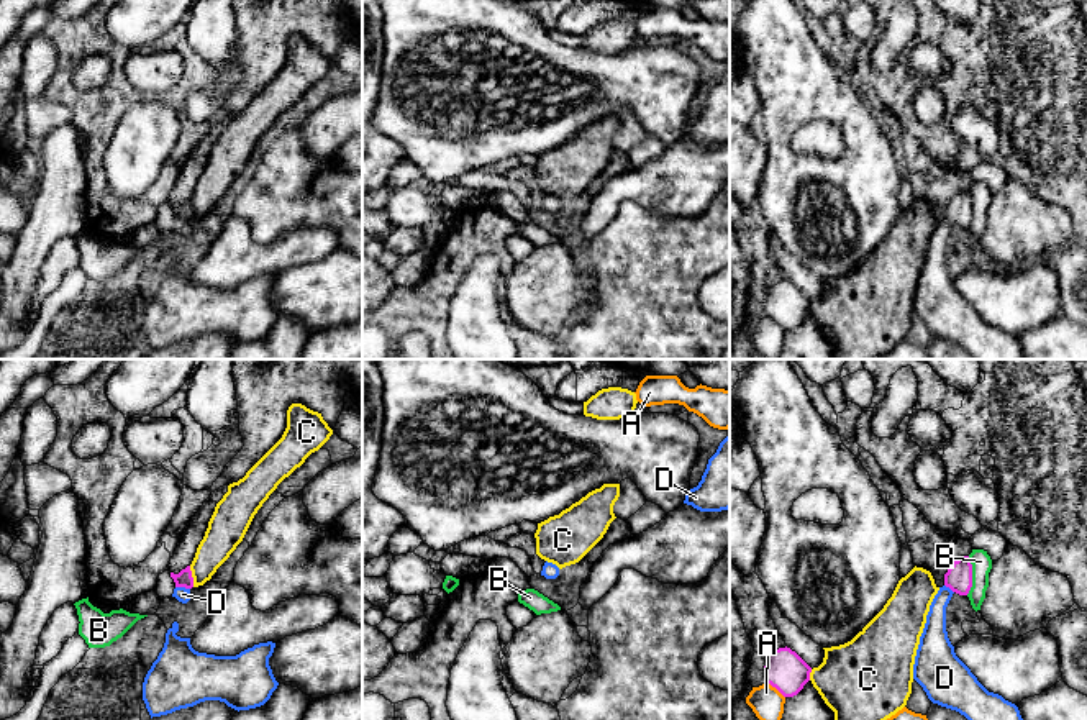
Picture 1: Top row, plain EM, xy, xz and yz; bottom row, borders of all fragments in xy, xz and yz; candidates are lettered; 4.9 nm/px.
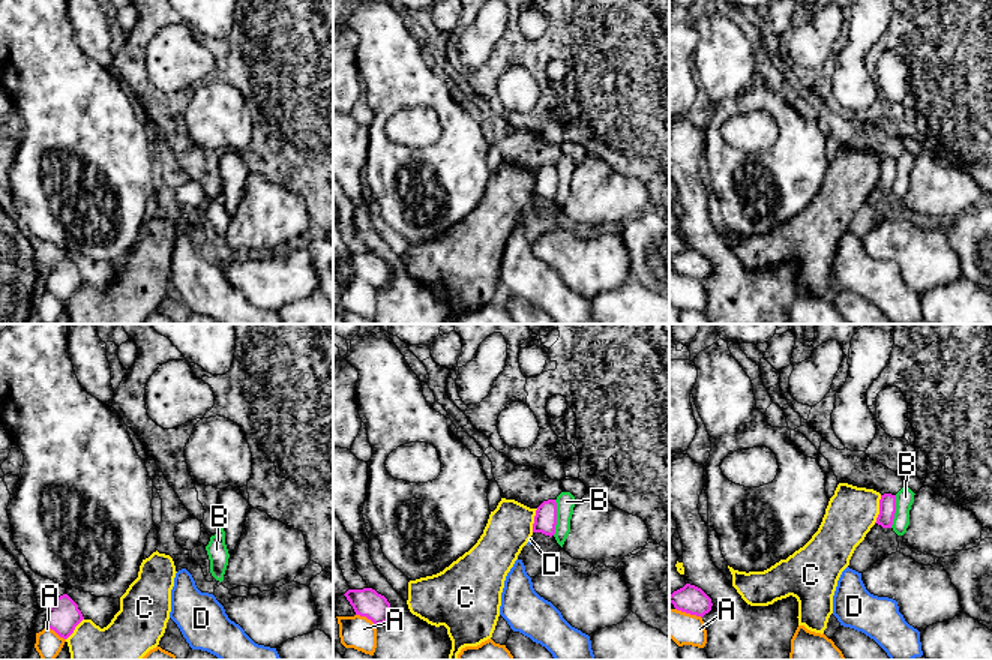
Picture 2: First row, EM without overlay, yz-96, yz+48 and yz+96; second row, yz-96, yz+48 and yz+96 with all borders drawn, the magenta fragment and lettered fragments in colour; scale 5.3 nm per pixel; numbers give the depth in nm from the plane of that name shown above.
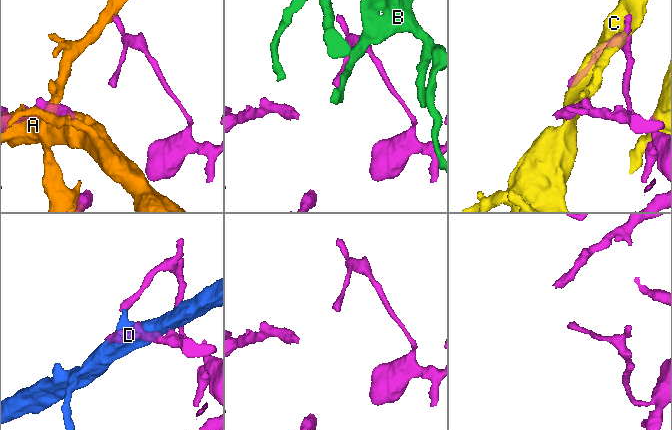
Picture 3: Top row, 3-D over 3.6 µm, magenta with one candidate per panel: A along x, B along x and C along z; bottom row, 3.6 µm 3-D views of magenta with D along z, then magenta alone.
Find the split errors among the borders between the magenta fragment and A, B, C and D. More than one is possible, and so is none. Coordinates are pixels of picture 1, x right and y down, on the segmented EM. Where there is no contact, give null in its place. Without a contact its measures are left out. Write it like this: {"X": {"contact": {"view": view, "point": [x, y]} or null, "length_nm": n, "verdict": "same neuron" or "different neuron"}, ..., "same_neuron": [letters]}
{"A": {"contact": {"view": "yz", "point": [776, 688]}, "length_nm": 130, "verdict": "different neuron"}, "B": {"contact": {"view": "yz", "point": [971, 576]}, "length_nm": 190, "verdict": "different neuron"}, "C": {"contact": {"view": "xy", "point": [191, 576]}, "length_nm": 110, "verdict": "different neuron"}, "D": {"contact": {"view": "xy", "point": [182, 586]}, "length_nm": 70, "verdict": "different neuron"}, "same_neuron": []}

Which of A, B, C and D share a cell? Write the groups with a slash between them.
A / B / C / D

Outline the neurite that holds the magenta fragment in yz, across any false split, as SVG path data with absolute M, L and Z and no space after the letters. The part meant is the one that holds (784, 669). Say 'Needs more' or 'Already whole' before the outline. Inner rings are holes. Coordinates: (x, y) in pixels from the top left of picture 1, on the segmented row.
Already whole. M790 648L766 654L764 677L784 697L797 695L810 681L812 668Z

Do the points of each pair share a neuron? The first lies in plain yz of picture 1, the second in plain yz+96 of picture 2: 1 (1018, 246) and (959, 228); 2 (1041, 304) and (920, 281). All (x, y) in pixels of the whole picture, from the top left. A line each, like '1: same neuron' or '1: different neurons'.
1: different neurons
2: same neuron

